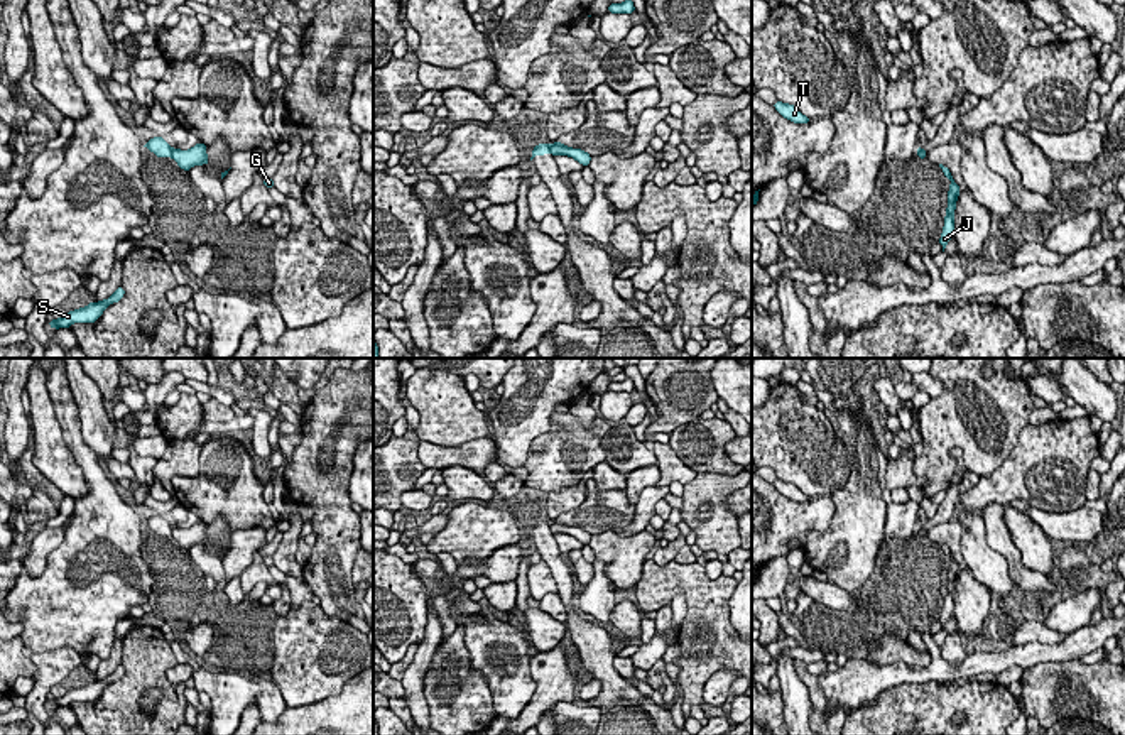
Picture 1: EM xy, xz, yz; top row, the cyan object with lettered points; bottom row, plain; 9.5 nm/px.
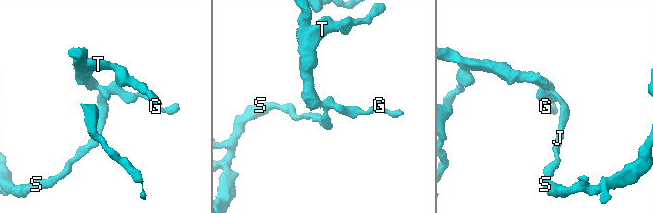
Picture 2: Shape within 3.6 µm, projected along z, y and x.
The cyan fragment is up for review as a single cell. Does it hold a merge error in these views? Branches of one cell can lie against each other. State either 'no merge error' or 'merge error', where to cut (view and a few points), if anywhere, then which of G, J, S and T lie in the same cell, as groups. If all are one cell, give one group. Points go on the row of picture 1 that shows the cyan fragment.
merge error; cut xy (173, 149), (169, 156); groups G J S / T

